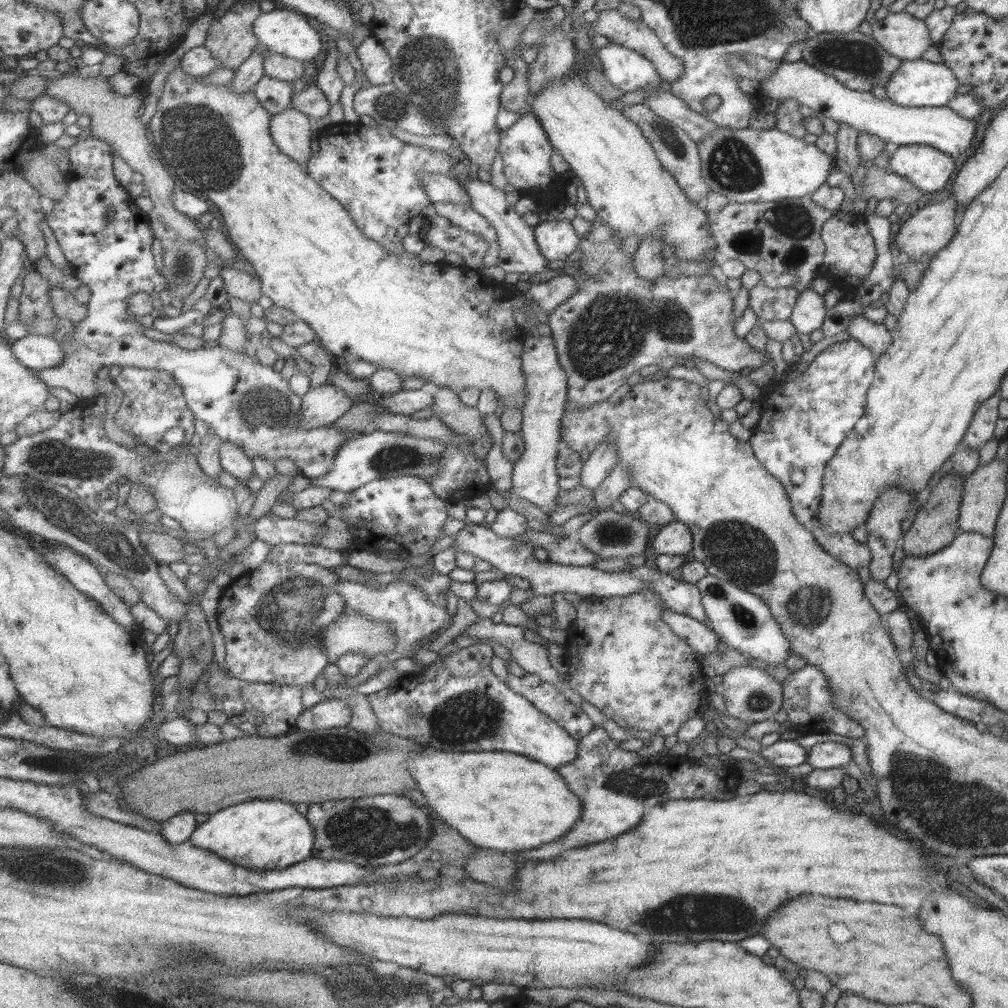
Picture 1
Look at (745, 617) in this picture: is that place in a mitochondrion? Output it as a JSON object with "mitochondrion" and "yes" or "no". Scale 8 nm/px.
{"mitochondrion":"yes"}

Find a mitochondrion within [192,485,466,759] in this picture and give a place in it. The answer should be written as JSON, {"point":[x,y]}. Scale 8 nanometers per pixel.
{"point":[289,615]}

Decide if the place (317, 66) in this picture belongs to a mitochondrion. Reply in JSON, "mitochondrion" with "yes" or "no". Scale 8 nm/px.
{"mitochondrion":"no"}

